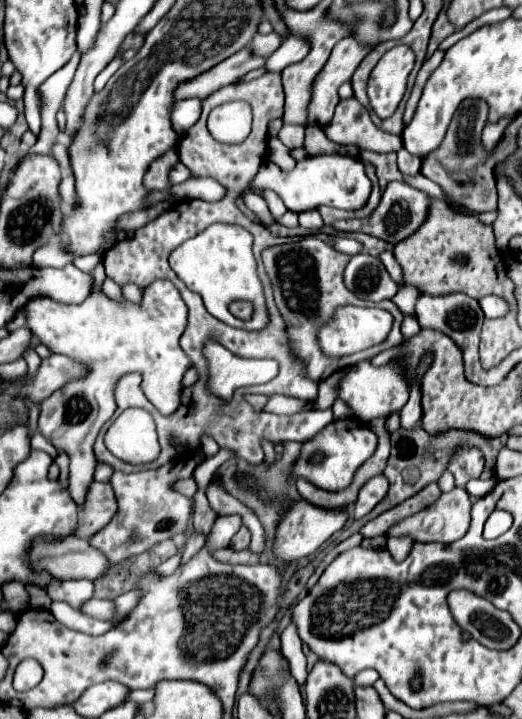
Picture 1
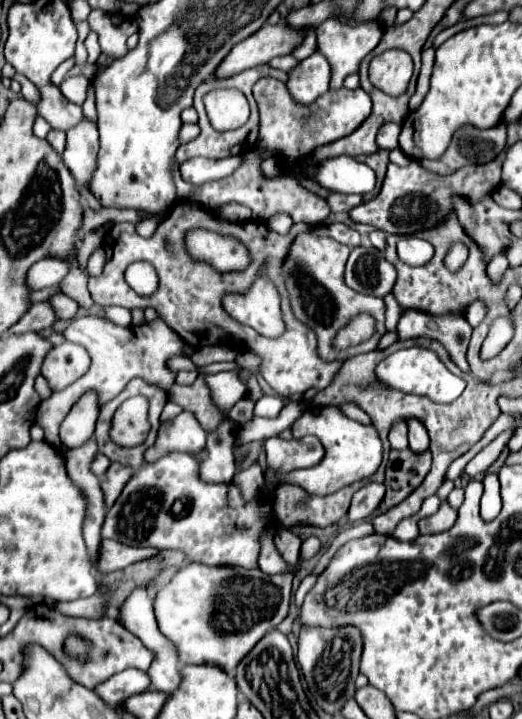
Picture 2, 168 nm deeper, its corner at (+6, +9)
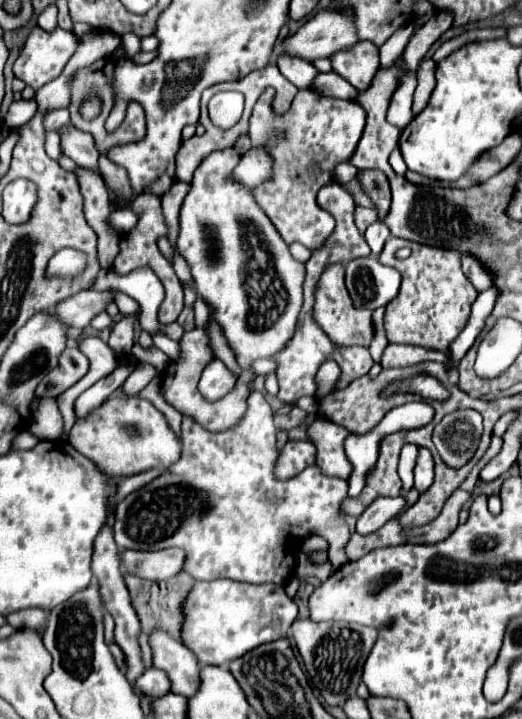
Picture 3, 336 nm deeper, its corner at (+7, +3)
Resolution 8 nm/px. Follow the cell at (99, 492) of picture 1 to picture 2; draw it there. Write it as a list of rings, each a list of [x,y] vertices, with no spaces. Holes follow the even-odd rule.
[[[111,463],[111,467],[107,469],[103,481],[101,481],[101,489],[103,489],[103,495],[105,495],[105,507],[109,509],[115,499],[121,495],[125,483],[129,481],[129,477],[133,475],[133,469],[127,469],[123,467],[121,463]]]

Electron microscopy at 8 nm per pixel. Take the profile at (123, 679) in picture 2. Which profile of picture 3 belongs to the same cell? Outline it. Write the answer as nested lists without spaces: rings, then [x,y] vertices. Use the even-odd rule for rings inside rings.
[[[146,669],[138,679],[138,689],[150,697],[164,697],[170,693],[170,679],[162,669]]]

